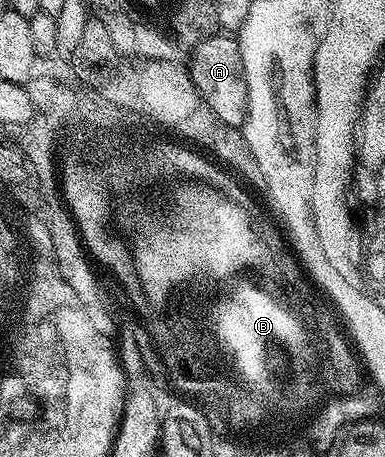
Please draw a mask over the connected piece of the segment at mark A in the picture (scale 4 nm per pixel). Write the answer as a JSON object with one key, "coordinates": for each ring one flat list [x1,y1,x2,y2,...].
{"coordinates":[[216,34,199,42,192,49,187,71,193,84,199,90,203,102,211,106,215,118,219,122,227,122,227,126,244,129,248,118,249,100,247,98,247,82,243,70,241,47,236,39,229,34]]}

